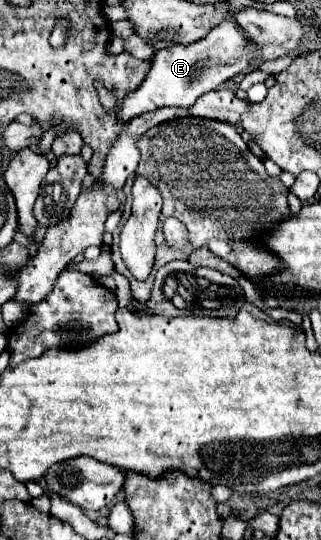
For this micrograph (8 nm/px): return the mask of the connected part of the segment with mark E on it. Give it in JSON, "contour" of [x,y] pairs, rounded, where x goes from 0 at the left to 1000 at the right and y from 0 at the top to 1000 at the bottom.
{"contour":[[[692,39],[611,80],[536,83],[492,94],[442,157],[424,169],[399,172],[368,194],[361,220],[374,228],[399,228],[424,213],[449,213],[498,198],[592,198],[623,176],[679,165],[698,150],[766,131],[798,106],[804,91],[766,72],[760,57],[748,57],[748,50],[723,39]]]}

